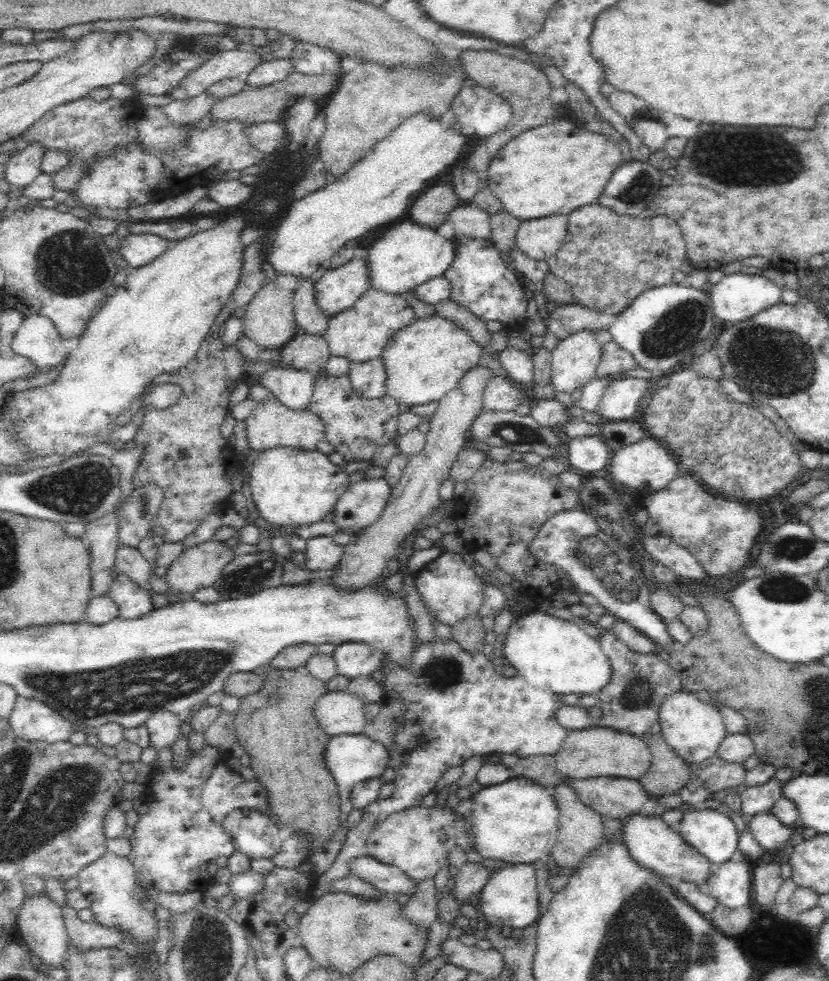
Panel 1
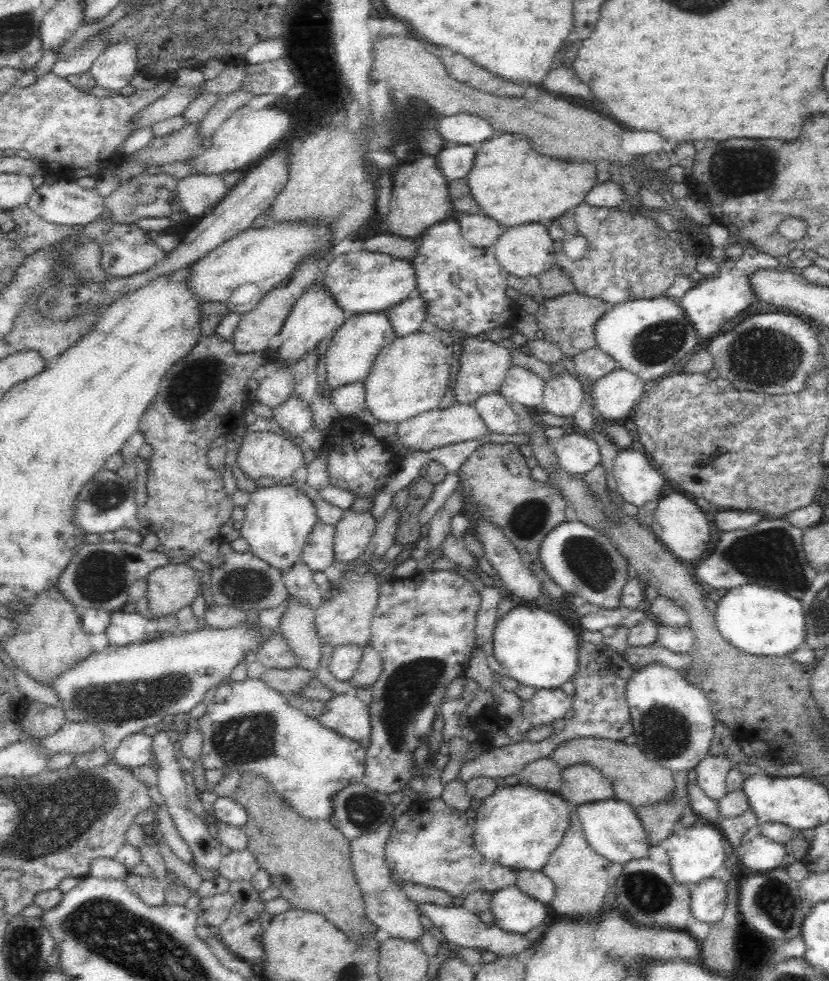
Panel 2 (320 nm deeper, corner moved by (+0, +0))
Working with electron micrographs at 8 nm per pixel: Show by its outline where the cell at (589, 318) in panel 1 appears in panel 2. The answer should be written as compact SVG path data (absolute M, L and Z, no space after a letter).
M576 292L545 298L534 315L538 330L543 332L543 338L559 348L565 358L572 358L597 346L596 322L607 310L607 304L601 298Z

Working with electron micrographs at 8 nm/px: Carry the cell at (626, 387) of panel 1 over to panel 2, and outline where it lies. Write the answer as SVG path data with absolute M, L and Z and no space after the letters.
M620 366L592 383L593 410L597 418L606 420L618 420L628 416L649 384Z

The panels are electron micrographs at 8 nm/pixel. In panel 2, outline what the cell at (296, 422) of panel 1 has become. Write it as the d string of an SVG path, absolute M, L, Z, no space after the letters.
M271 431L249 432L243 437L240 446L236 447L236 462L245 476L250 480L259 478L274 478L275 480L289 481L301 466L306 466L301 449L296 446L292 438L285 438Z

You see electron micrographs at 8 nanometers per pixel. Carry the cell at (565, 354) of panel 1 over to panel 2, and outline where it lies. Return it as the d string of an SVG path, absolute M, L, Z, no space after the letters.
M569 372L555 375L545 384L544 410L554 416L573 416L582 404L582 386Z

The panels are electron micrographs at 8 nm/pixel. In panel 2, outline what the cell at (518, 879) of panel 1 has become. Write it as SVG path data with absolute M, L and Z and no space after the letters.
M515 884L493 893L490 901L493 924L522 935L548 923L548 908L547 903L534 900Z

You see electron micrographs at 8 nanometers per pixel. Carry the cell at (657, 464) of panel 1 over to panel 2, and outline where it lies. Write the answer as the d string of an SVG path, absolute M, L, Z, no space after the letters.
M638 446L638 450L622 450L613 461L613 476L616 482L616 494L620 502L629 502L637 508L657 500L669 488L667 480L650 462L647 454Z

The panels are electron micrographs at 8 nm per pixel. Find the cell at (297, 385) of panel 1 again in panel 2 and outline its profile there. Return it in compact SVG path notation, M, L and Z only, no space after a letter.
M294 394L285 403L274 408L273 416L278 426L290 434L288 438L302 436L312 427L311 408Z

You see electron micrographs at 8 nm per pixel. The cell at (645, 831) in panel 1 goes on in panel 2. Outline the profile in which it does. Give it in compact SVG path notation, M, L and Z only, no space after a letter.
M610 798L608 800L600 800L598 802L588 802L579 804L573 808L576 812L582 829L584 829L584 837L586 842L599 856L610 860L612 863L630 863L633 859L646 858L650 850L650 839L644 831L644 825L640 823L640 819L636 817L636 813L632 811L630 805L624 801Z

